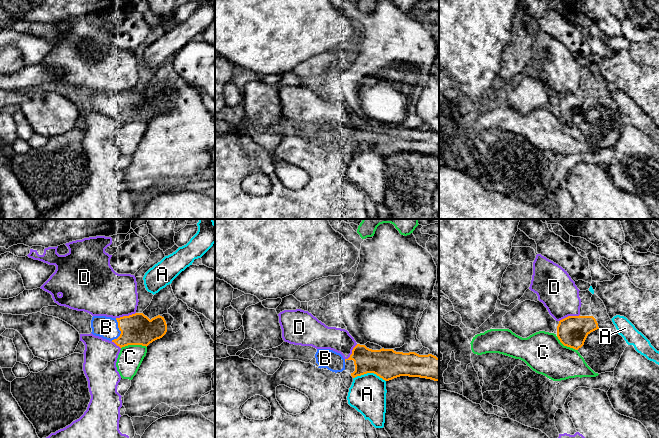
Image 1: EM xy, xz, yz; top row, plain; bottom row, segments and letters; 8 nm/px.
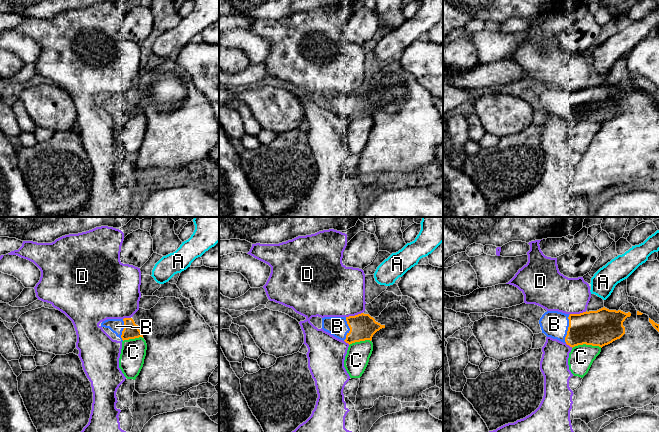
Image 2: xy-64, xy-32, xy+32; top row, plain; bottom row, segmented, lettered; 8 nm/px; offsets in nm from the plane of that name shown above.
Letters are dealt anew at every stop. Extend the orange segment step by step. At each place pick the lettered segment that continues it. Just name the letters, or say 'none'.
B

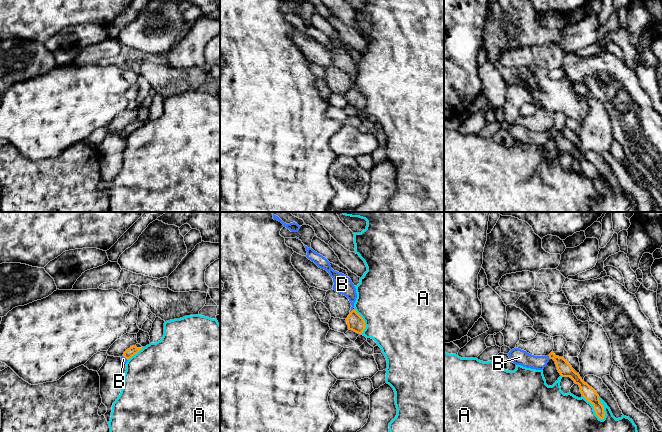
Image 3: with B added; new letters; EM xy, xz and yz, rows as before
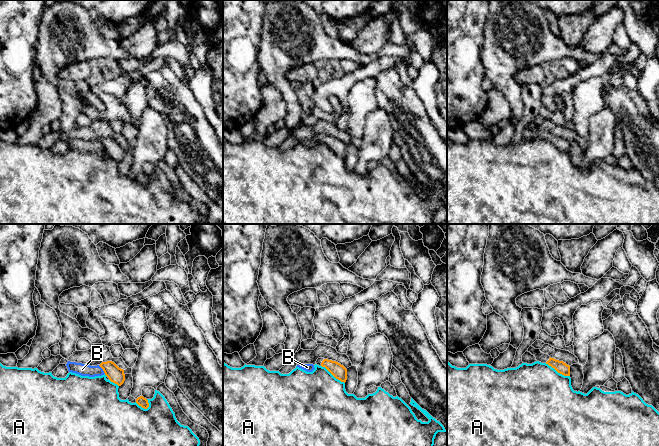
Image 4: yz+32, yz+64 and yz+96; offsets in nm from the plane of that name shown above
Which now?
none

